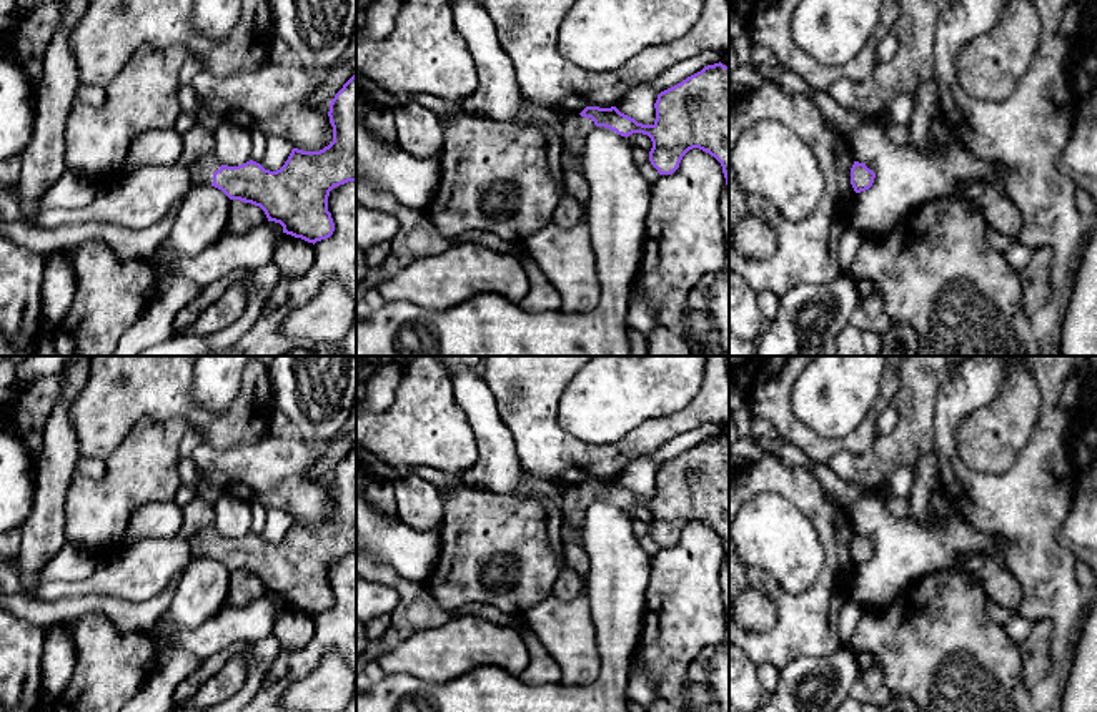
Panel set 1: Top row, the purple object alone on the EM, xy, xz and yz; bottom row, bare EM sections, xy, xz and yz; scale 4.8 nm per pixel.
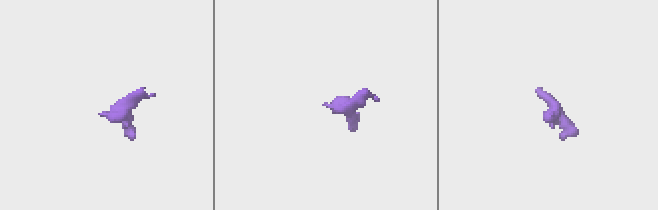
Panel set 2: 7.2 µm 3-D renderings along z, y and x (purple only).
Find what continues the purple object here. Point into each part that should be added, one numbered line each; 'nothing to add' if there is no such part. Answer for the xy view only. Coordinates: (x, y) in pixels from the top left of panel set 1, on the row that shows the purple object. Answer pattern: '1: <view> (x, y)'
1: xy (202, 172)

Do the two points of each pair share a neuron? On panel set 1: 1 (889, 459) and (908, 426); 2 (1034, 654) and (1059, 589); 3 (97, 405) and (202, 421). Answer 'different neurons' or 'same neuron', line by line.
1: same neuron
2: different neurons
3: same neuron

